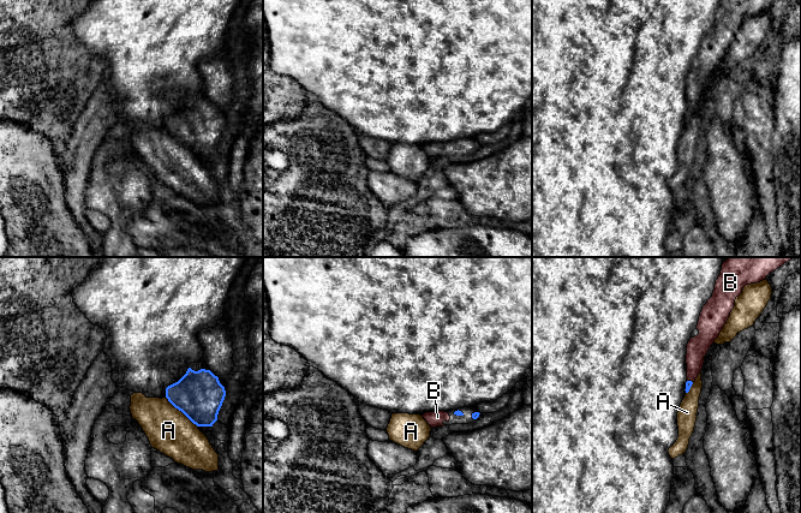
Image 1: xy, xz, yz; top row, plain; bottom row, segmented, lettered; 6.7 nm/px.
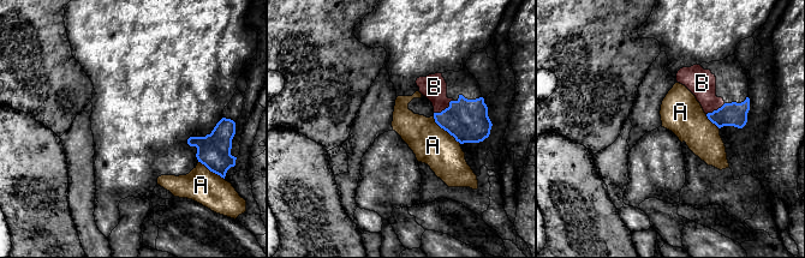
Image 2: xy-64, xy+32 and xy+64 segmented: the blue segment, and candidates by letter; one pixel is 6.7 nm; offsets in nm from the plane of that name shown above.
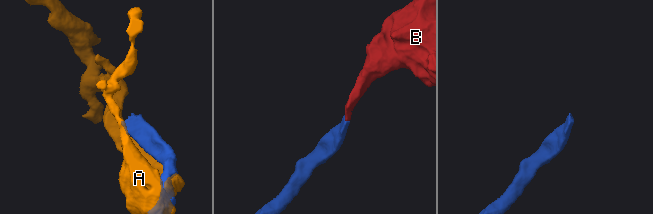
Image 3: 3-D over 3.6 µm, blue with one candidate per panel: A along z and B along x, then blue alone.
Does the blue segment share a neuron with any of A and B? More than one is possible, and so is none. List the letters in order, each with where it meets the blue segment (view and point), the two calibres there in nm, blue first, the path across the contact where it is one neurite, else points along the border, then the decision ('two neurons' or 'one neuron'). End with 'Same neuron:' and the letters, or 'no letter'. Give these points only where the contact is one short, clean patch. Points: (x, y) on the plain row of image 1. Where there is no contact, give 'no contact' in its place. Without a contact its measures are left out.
A: xy (181, 142) | 320/300 nm | two neurons
B: yz (689, 112) | 50/140 nm | across yz (688, 114), (689, 112), (698, 77) | one neuron
Same neuron: B

